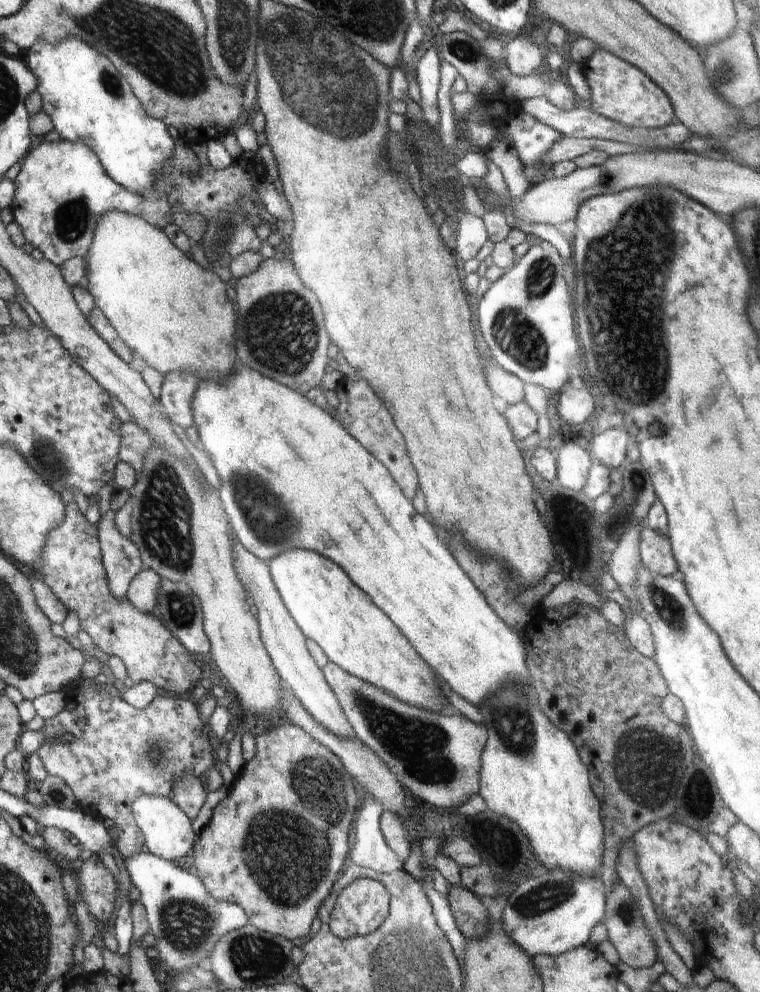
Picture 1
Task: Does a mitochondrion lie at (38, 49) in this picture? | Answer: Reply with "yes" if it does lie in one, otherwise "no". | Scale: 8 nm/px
no

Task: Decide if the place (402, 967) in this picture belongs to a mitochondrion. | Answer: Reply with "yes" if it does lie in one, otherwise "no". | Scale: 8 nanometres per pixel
yes

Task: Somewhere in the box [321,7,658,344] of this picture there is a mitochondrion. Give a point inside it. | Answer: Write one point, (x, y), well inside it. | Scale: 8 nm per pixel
(464, 51)

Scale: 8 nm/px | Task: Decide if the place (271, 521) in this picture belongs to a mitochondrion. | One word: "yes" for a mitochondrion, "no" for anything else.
yes

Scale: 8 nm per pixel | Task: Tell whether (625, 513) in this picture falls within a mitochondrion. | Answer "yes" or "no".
yes

